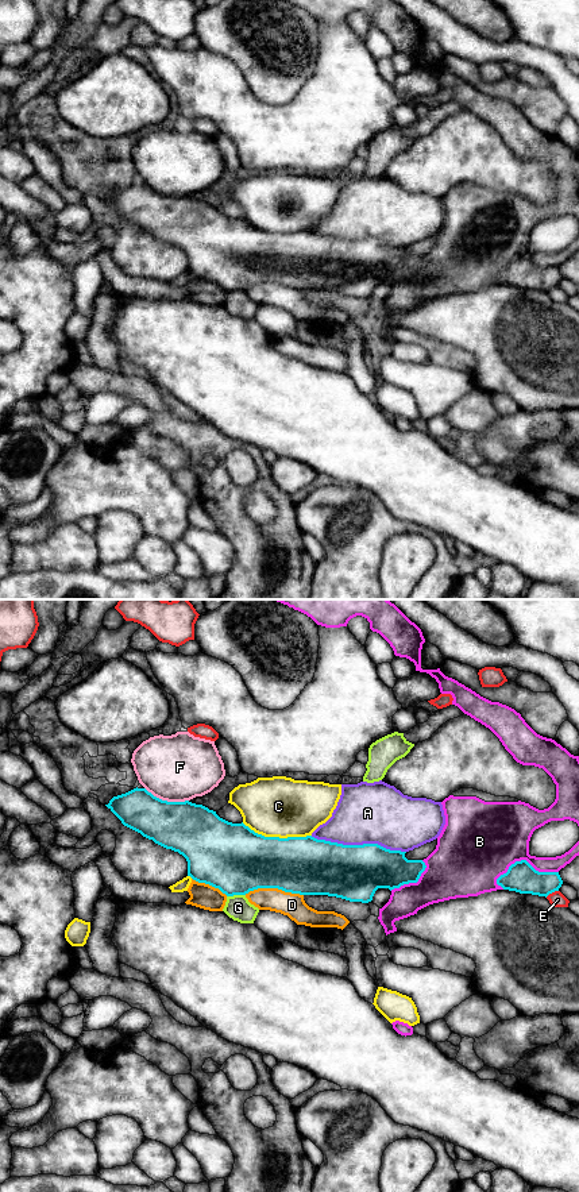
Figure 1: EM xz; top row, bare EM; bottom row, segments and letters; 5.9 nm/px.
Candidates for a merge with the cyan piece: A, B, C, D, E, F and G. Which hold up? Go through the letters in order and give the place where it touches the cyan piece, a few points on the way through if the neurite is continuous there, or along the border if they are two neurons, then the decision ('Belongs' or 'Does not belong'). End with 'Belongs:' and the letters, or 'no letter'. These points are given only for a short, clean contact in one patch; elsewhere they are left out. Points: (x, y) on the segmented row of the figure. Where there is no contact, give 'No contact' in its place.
A: Touches cyan at xz (358, 845). Does not belong
B: Touches cyan at xz (524, 860). Does not belong
C: Touches cyan at xz (277, 837). Does not belong
D: Touches cyan at xz (274, 887). Does not belong
E: Touches cyan at xz (551, 892). Does not belong
F: Touches cyan at xz (166, 801). Does not belong
G: Touches cyan at xz (235, 894). Does not belong
Belongs: no letter

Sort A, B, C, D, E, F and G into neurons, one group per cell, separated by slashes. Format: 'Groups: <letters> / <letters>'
Groups: A / B / C E / D / F / G

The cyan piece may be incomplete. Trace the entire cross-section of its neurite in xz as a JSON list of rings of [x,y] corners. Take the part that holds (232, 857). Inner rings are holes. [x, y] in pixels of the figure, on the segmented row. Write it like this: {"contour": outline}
{"contour": [[[134,788],[113,796],[105,805],[124,826],[178,852],[188,861],[188,876],[219,888],[227,896],[246,895],[258,888],[278,888],[300,895],[328,895],[350,902],[368,903],[378,888],[399,888],[417,883],[426,865],[408,860],[406,852],[378,844],[343,845],[306,837],[265,837],[248,826],[220,818],[216,811],[189,801],[167,802],[146,788]]]}

